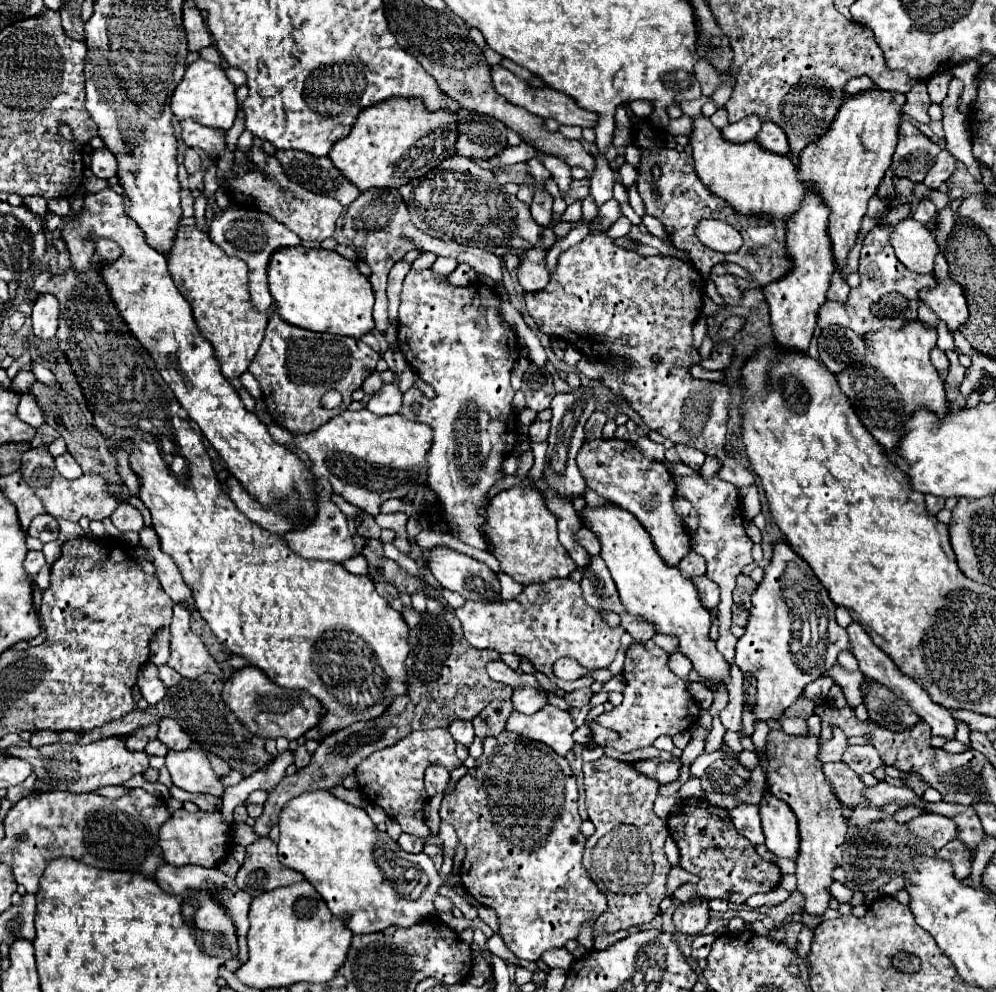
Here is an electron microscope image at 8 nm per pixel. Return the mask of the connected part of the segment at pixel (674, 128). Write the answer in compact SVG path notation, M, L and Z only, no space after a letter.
M688 115L672 119L668 125L668 133L672 133L672 135L686 135L688 137L690 131L692 131L692 119Z

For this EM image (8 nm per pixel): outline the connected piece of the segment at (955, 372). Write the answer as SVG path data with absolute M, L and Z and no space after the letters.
M946 351L946 355L948 355L948 361L950 361L950 371L948 371L946 383L956 389L962 383L962 377L964 377L966 369L958 363L958 353L956 351Z

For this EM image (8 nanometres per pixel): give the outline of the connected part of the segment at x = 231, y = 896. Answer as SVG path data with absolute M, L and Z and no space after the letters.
M162 865L156 871L156 883L170 895L180 895L188 889L198 889L198 891L208 891L222 907L224 911L228 911L228 915L232 915L232 921L236 923L236 937L238 937L238 949L240 949L240 963L244 963L246 959L246 933L248 933L248 909L252 903L252 897L246 891L240 891L240 887L236 887L234 877L222 873L218 867L214 869L204 869L204 867L196 867L196 865L184 865L184 867L172 867L172 865Z

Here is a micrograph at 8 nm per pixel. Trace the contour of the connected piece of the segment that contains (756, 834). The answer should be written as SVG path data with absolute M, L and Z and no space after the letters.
M740 803L730 811L730 817L734 821L734 827L738 833L744 837L752 839L754 845L764 843L764 833L762 833L762 819L760 819L760 807L752 803Z

